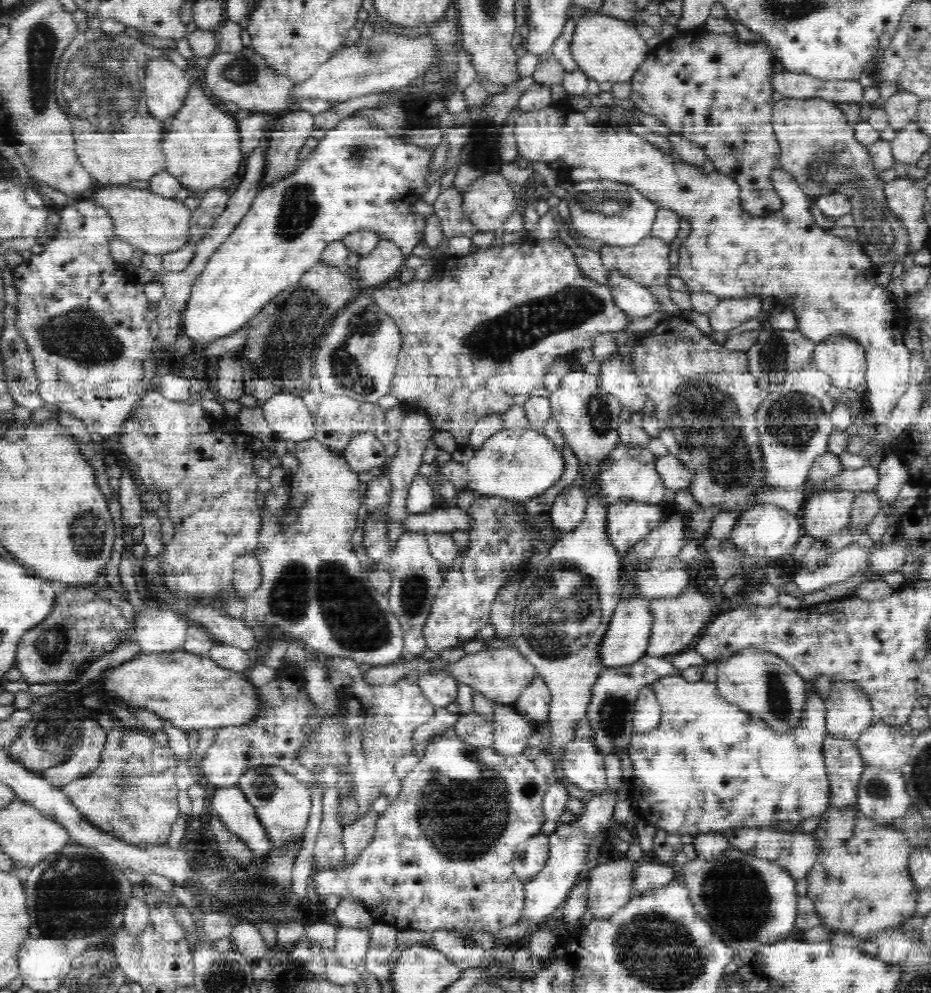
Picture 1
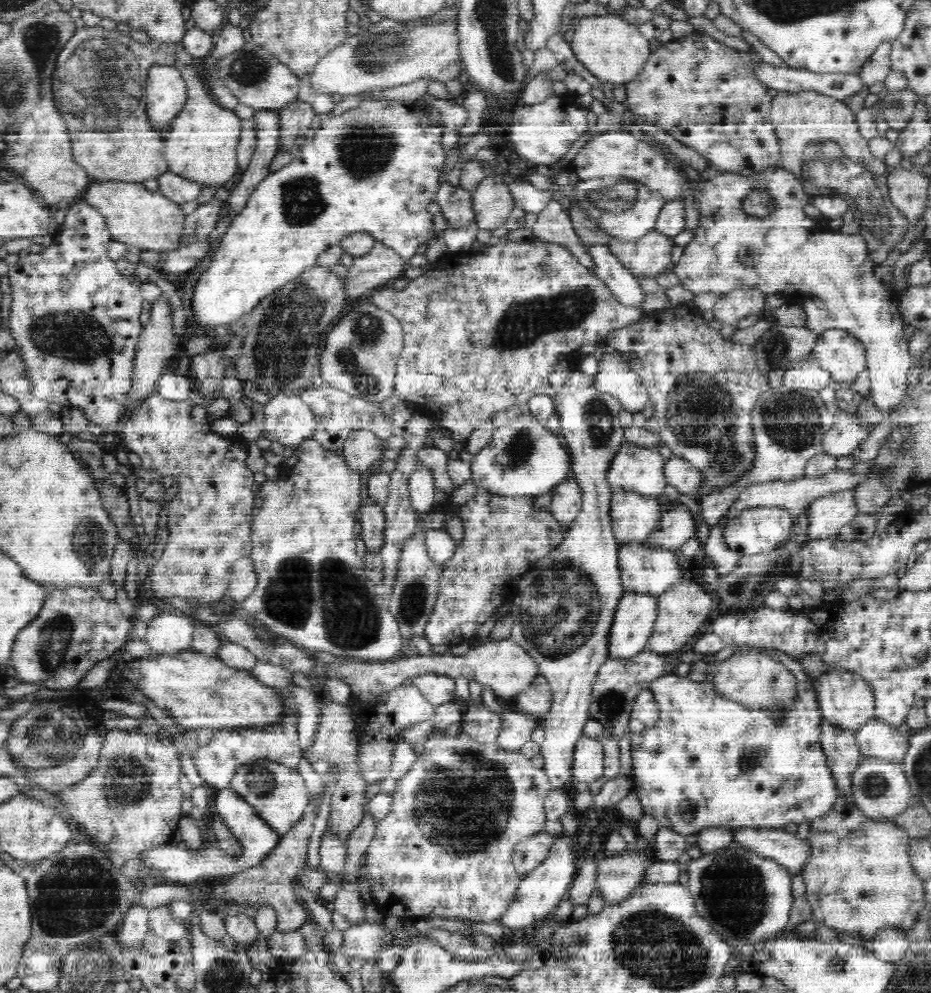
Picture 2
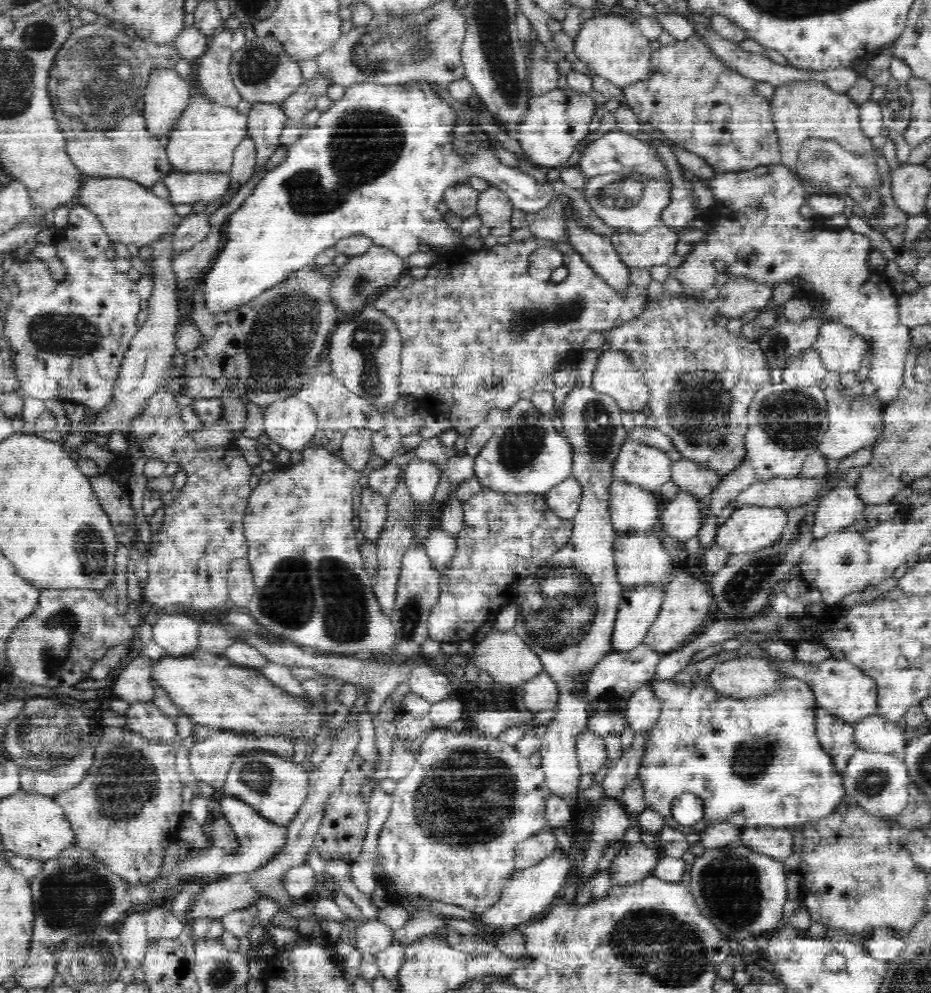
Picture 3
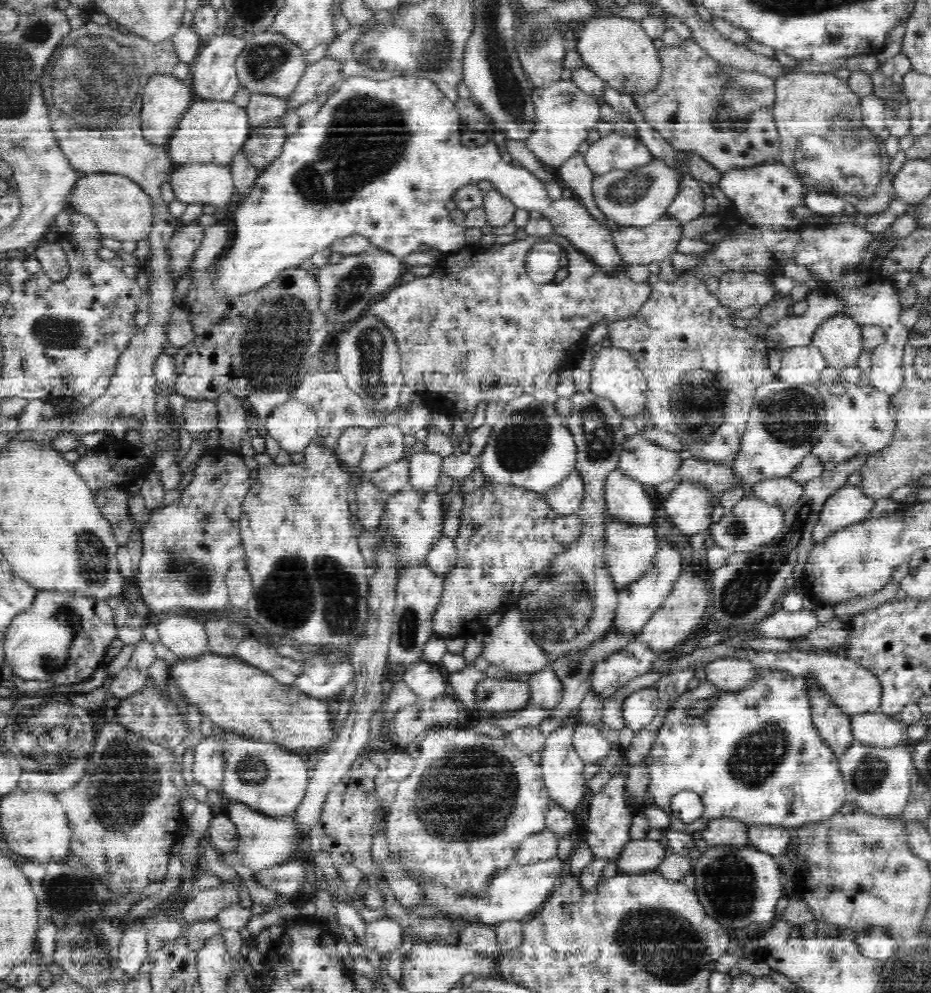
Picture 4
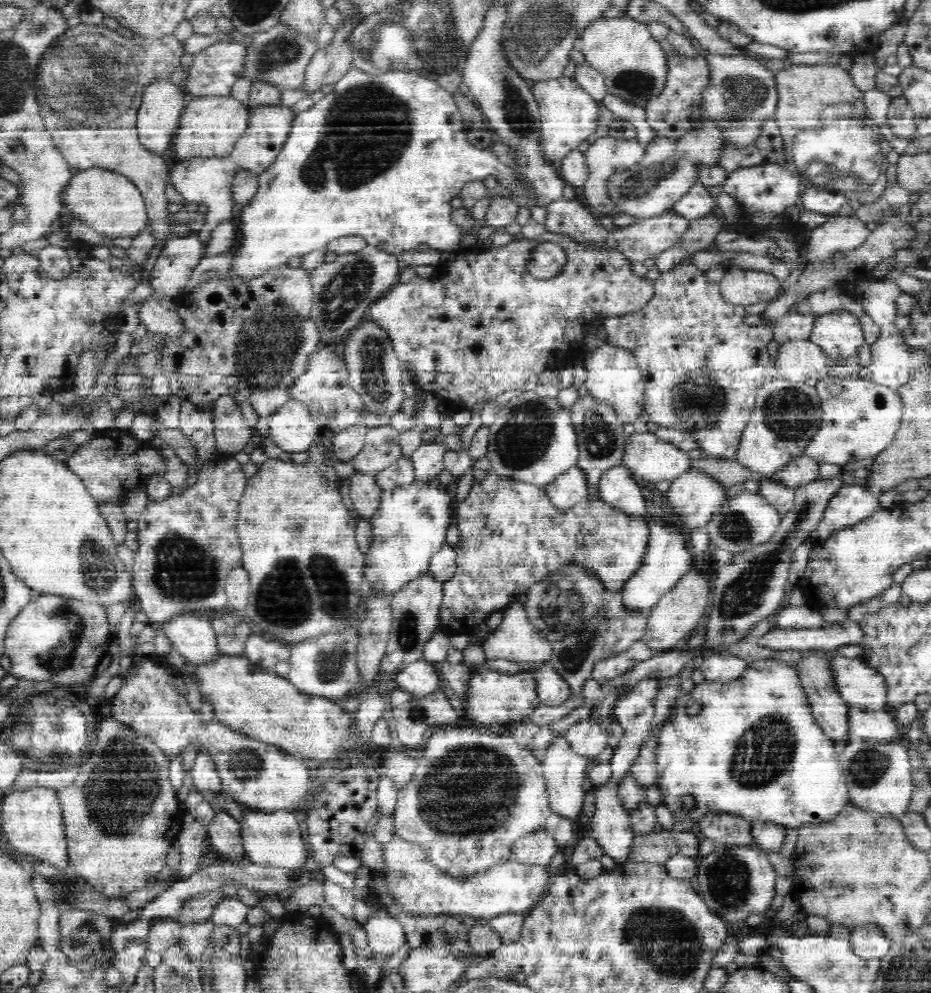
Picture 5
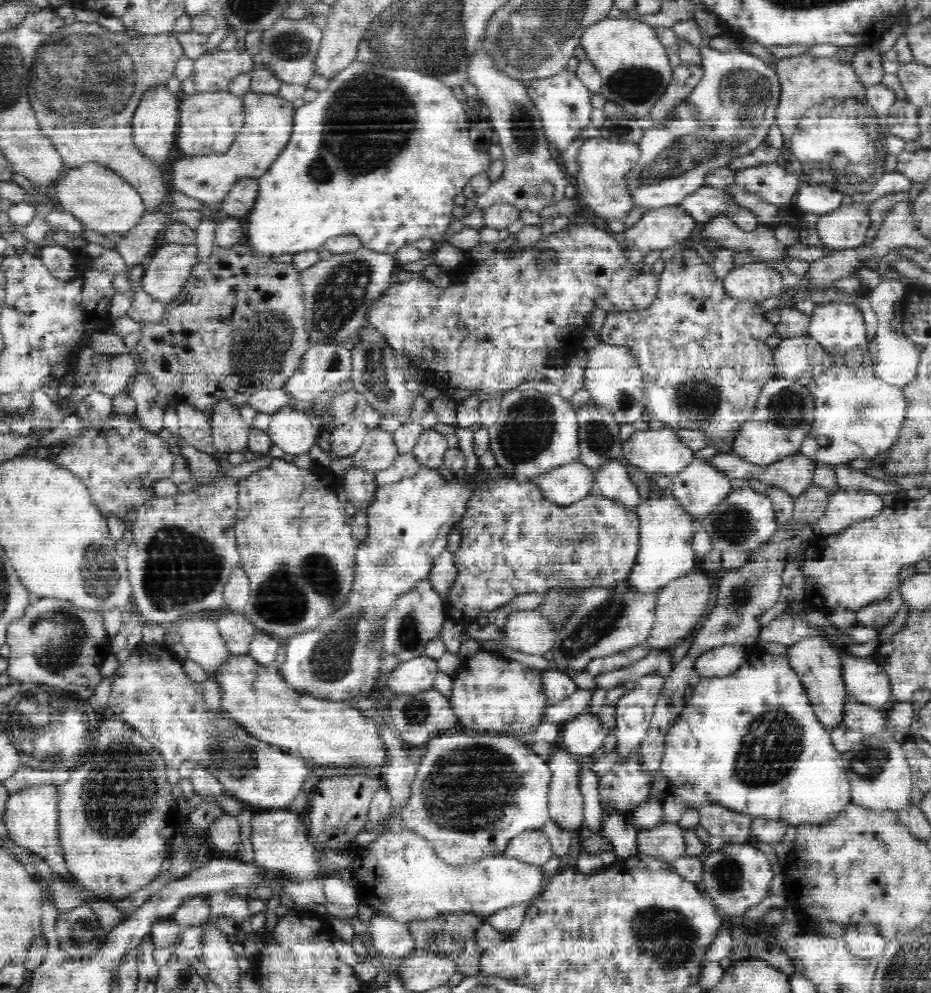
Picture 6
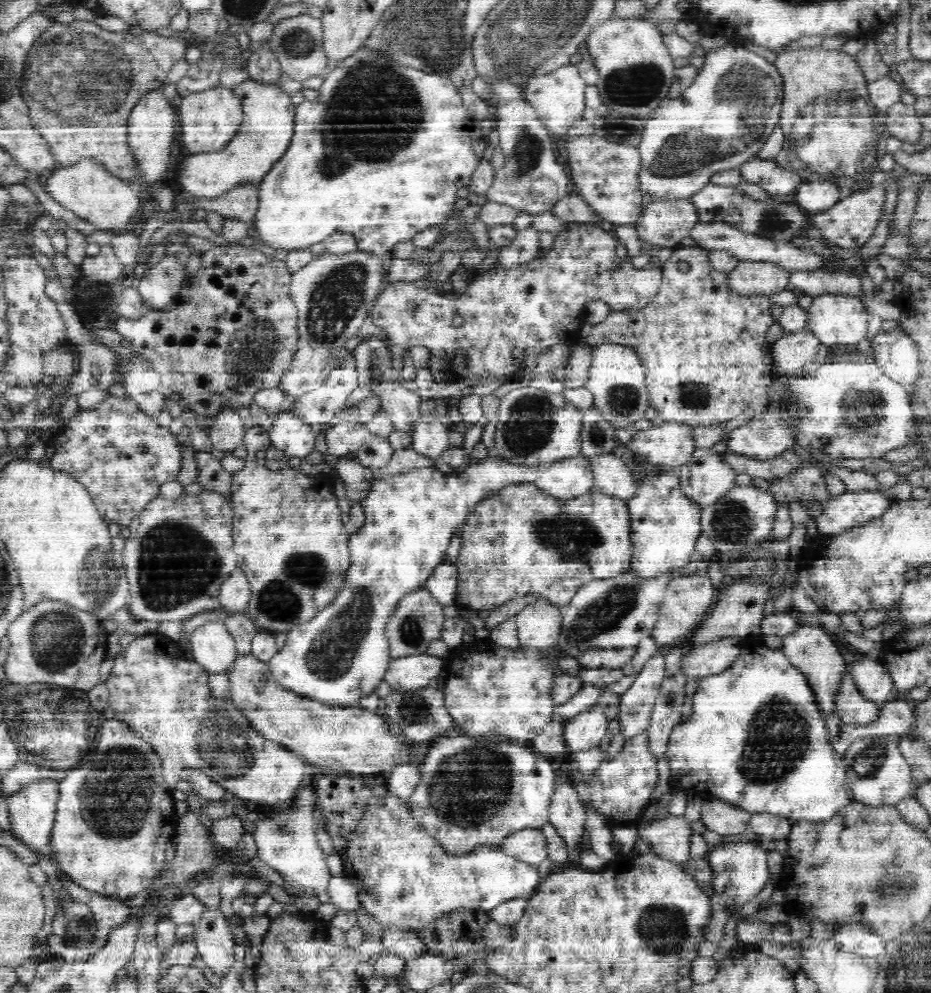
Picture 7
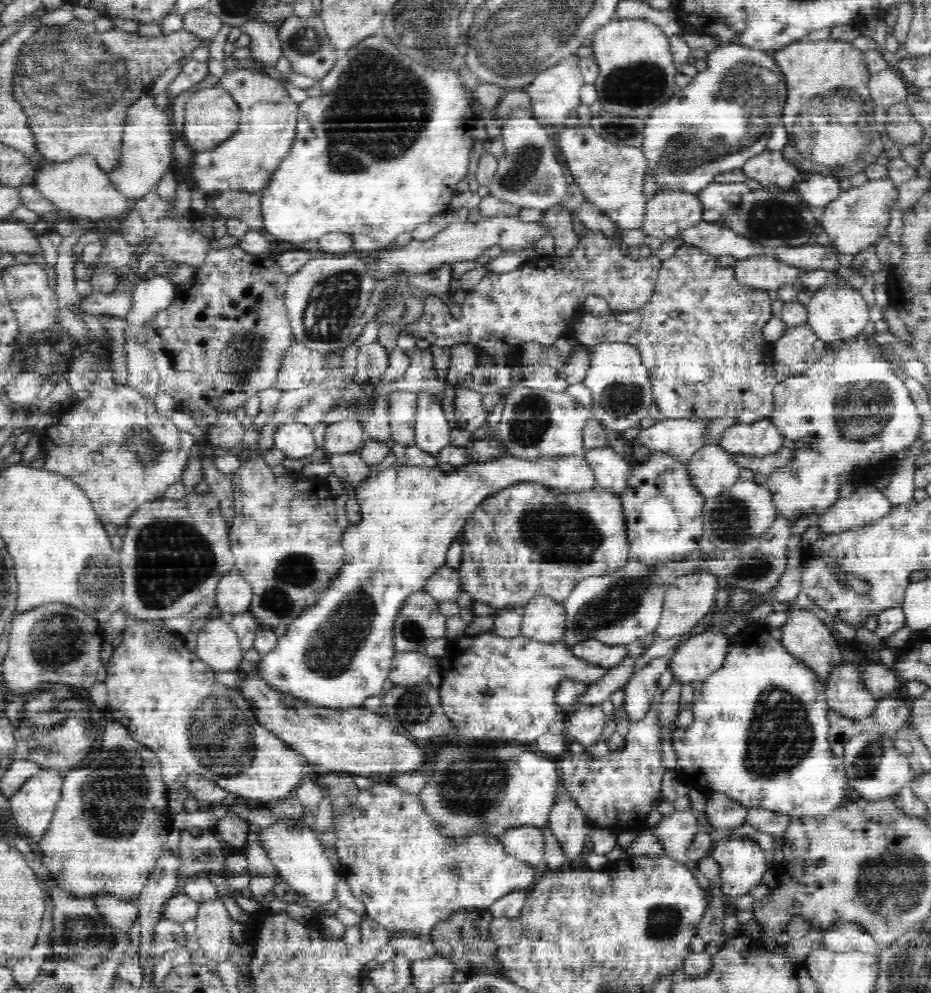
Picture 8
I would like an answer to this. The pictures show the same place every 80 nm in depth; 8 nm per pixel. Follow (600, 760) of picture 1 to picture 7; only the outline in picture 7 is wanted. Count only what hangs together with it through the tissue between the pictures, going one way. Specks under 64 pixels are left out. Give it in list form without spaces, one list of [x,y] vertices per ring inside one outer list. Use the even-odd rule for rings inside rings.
[[[594,705],[564,721],[563,738],[569,754],[603,744],[607,739],[608,718]]]

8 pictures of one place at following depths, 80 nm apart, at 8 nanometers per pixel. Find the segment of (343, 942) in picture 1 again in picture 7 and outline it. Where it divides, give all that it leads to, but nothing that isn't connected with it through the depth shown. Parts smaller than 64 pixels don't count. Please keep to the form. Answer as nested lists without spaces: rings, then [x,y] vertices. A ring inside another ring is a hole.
[[[385,928],[386,934],[383,938],[383,945],[386,950],[399,956],[405,961],[420,958],[430,953],[427,944],[419,935],[398,929]]]

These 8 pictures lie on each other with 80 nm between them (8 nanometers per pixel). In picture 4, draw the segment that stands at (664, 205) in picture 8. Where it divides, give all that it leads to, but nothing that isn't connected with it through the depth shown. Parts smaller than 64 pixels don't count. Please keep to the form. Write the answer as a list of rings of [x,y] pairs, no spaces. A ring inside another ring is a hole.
[[[666,214],[646,226],[621,226],[612,233],[613,243],[627,265],[664,260],[682,240],[683,224]]]

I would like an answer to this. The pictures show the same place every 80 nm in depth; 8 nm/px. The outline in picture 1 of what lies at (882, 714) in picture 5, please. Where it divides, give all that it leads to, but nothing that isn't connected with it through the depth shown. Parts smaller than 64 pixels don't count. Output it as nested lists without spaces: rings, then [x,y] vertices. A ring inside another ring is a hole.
[[[876,720],[856,738],[861,757],[872,766],[901,768],[912,750],[912,734]]]

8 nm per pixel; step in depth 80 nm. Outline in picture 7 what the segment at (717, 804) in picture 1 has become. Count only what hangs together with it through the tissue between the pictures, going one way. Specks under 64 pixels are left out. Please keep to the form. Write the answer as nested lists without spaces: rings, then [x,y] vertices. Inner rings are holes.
[[[759,631],[736,638],[737,654],[732,658],[732,662],[724,670],[698,681],[698,687],[693,695],[693,713],[689,719],[674,727],[667,744],[666,754],[672,770],[672,787],[691,790],[703,795],[705,799],[710,797],[722,798],[724,801],[741,807],[751,814],[766,812],[792,821],[828,821],[828,818],[832,818],[832,814],[836,814],[836,810],[840,806],[848,806],[850,802],[856,800],[854,792],[850,790],[850,786],[846,782],[848,772],[846,772],[844,766],[843,756],[836,753],[832,748],[826,713],[823,712],[823,707],[819,705],[818,694],[815,693],[814,686],[811,686],[810,678],[790,661],[782,648],[772,649],[764,645],[763,637],[764,634]]]

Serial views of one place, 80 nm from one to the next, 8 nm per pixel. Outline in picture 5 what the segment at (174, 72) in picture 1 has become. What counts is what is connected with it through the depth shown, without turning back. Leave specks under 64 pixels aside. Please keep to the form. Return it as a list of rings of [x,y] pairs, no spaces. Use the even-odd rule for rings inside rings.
[[[170,80],[156,81],[147,86],[141,97],[141,106],[137,110],[136,122],[134,123],[138,143],[142,149],[146,149],[158,157],[166,154],[166,150],[170,148],[170,142],[173,142],[177,133],[180,116],[188,97],[181,85],[174,85]]]

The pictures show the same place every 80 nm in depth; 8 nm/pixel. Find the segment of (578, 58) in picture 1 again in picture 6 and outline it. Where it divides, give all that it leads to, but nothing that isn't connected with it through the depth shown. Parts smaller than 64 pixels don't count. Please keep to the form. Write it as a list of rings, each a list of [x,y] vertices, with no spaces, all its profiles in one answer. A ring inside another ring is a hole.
[[[630,17],[605,18],[584,31],[581,46],[600,73],[598,90],[606,101],[616,104],[625,116],[648,117],[666,92],[674,70],[655,28]]]

